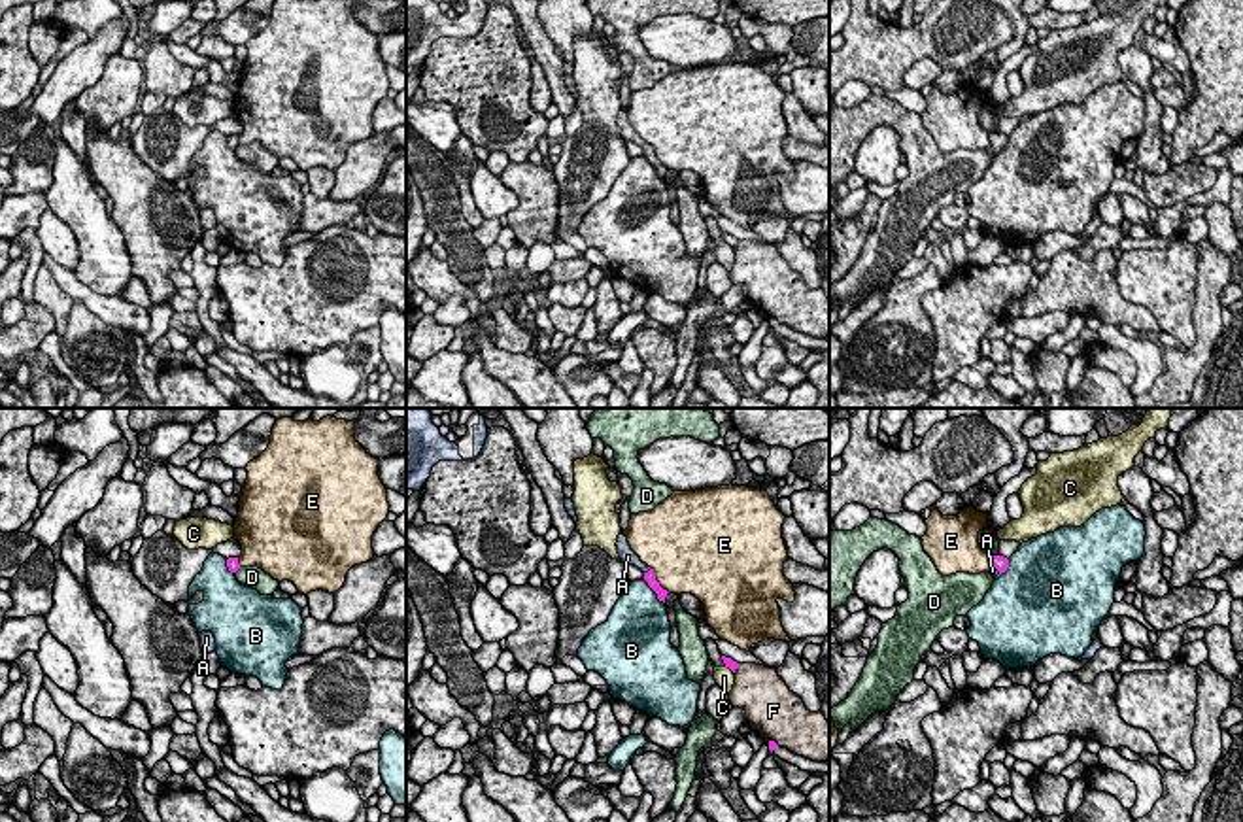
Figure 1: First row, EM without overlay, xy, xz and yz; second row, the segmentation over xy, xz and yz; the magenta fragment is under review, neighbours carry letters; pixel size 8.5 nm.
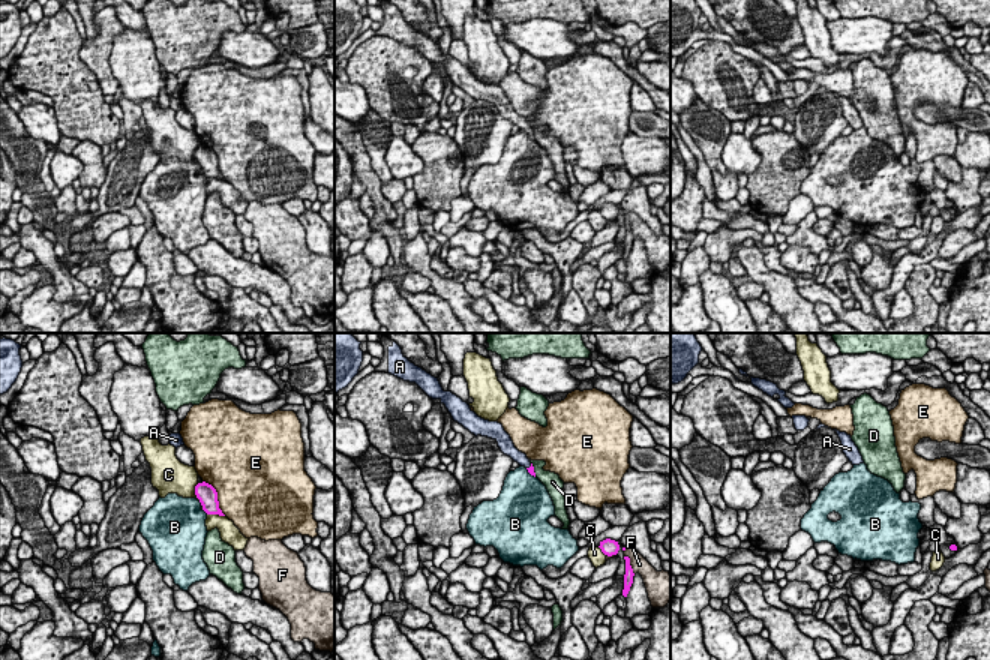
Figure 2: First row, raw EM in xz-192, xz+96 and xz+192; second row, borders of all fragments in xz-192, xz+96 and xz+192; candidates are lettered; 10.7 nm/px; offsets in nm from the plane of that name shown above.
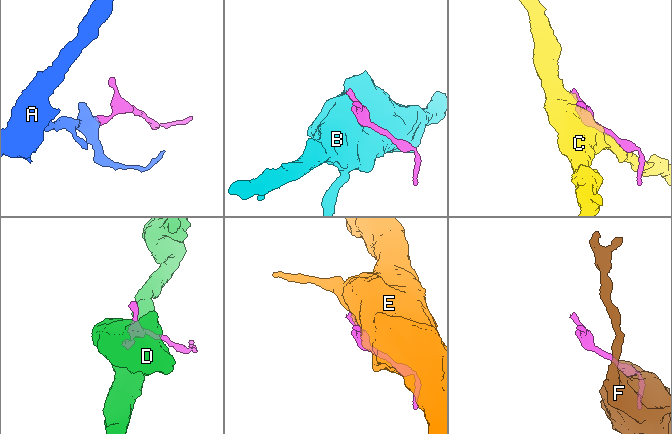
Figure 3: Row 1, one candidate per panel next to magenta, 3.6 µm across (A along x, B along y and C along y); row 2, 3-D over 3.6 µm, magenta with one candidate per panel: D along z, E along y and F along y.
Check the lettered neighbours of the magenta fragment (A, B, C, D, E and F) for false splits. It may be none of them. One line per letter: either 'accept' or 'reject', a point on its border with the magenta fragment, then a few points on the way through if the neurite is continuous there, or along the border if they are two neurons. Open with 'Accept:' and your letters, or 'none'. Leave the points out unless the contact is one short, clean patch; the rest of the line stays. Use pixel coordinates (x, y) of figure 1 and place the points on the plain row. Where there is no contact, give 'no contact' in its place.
Accept: A
A: accept; contact xz (648, 148); way xz (650, 154), (648, 148), (628, 133)
B: reject; contact xz (654, 167)
C: reject; contact xz (730, 244)
D: reject; contact xy (237, 146)
E: reject; contact xz (656, 157)
F: reject; contact xz (773, 318)

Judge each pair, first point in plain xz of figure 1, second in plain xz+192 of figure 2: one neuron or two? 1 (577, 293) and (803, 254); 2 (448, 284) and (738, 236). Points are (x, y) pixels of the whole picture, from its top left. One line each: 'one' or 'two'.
1: two
2: two

